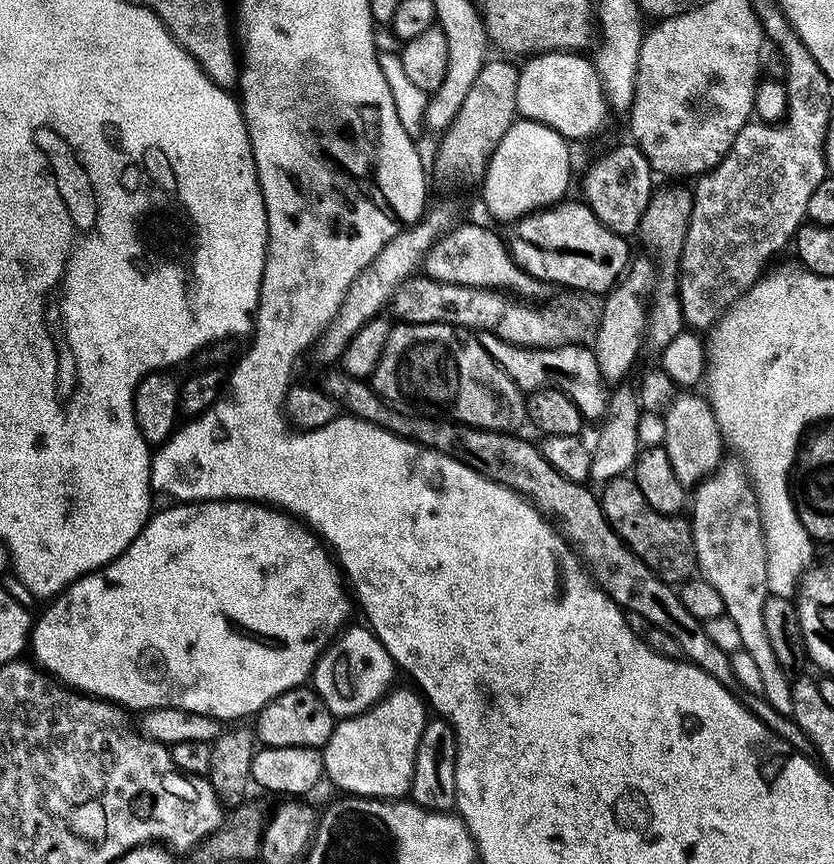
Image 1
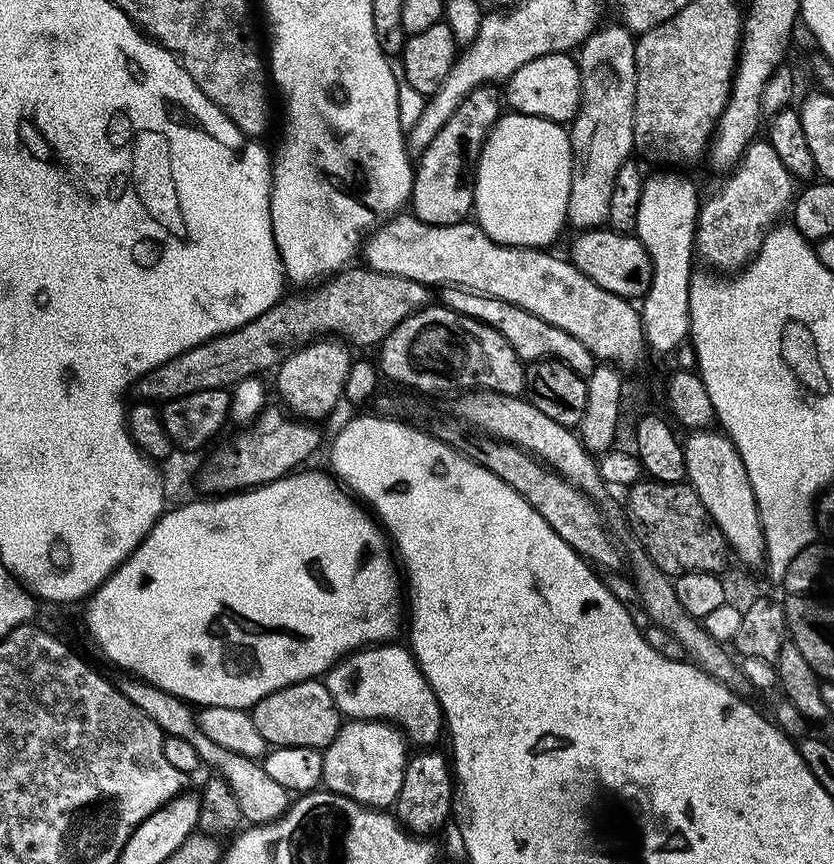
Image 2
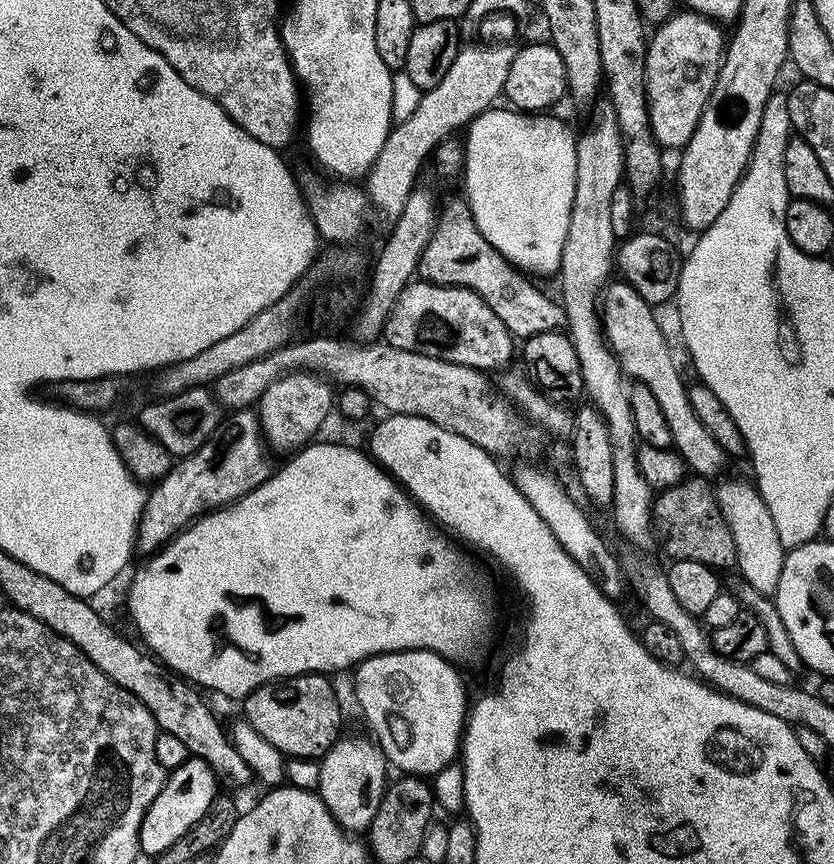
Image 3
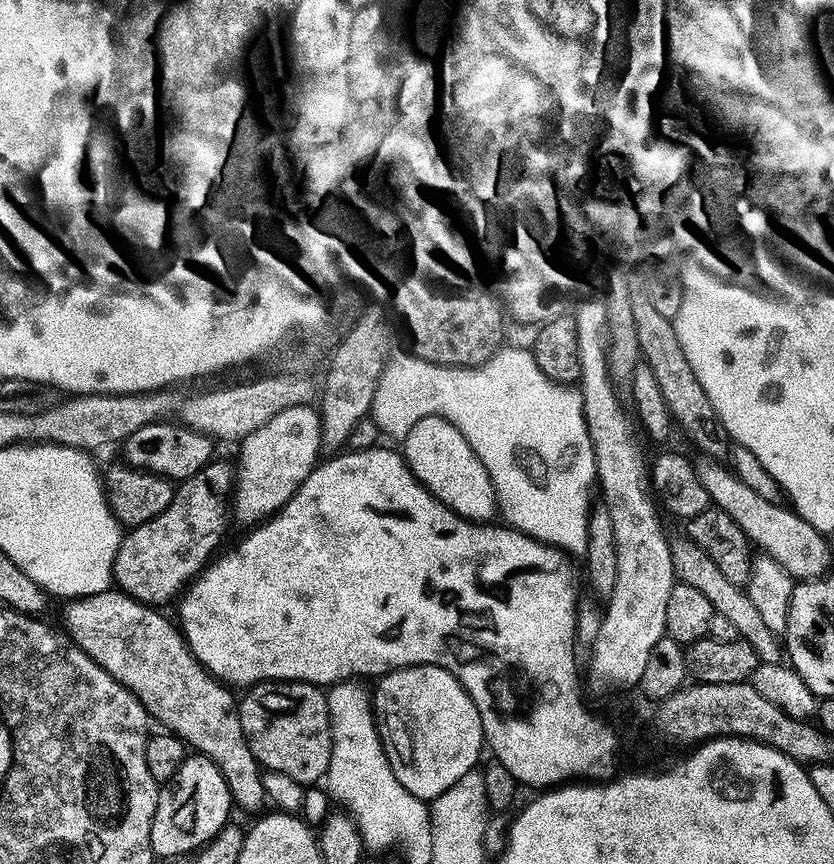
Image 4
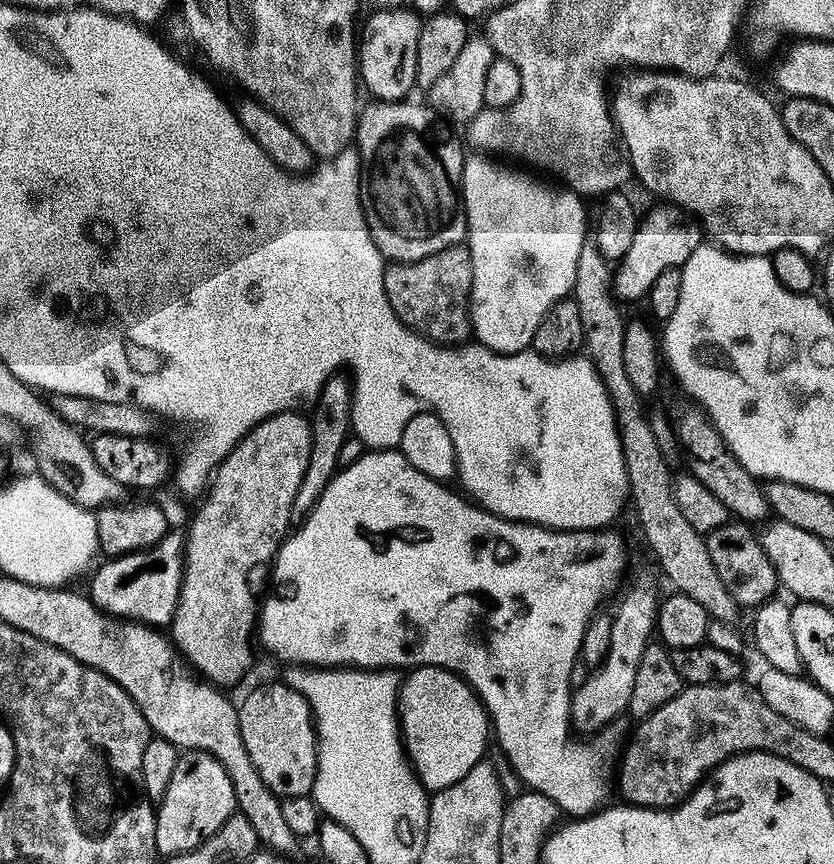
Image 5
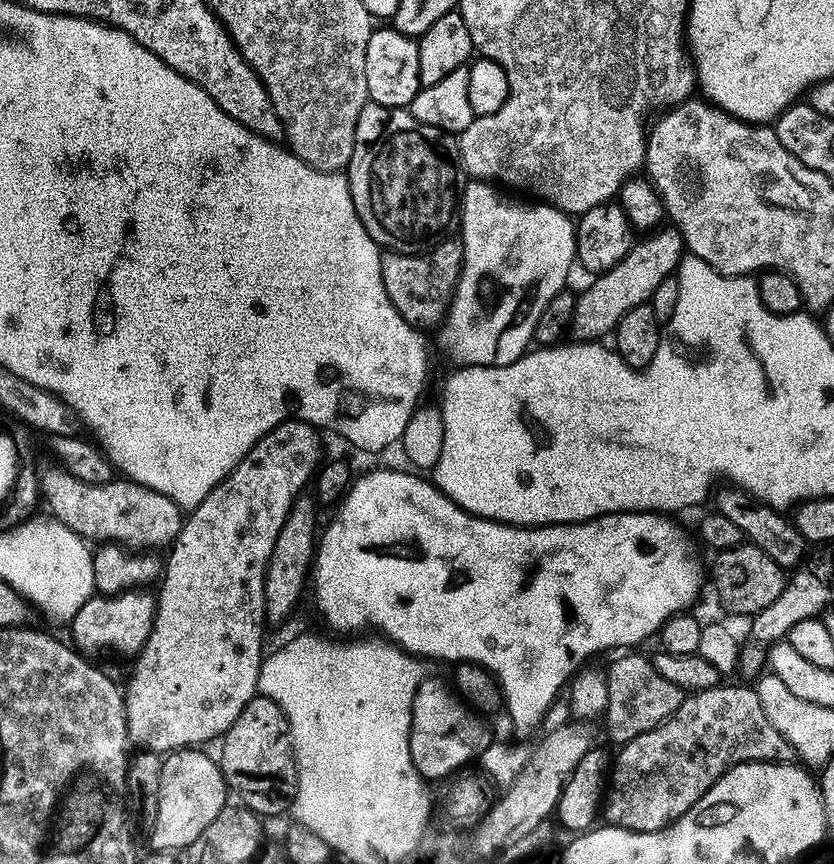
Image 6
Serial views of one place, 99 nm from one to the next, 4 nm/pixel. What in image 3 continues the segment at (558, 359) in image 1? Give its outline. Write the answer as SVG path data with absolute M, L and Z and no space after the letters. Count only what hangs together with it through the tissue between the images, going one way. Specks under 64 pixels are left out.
M463 199L452 200L448 204L448 209L444 213L441 211L438 216L438 223L435 225L432 233L430 243L425 247L422 255L423 263L429 264L432 269L426 273L429 281L437 284L443 284L445 286L456 286L461 282L466 282L467 287L472 291L477 292L480 297L485 300L486 303L494 310L494 314L498 314L498 318L502 318L502 322L516 338L527 338L538 332L543 332L546 325L549 329L560 330L565 327L566 324L566 312L562 307L552 308L552 304L546 297L540 296L536 300L536 305L533 306L530 301L523 300L520 297L520 280L517 269L508 263L507 260L502 257L499 252L488 244L486 238L482 233L476 229L475 220L472 217L471 210L467 203Z

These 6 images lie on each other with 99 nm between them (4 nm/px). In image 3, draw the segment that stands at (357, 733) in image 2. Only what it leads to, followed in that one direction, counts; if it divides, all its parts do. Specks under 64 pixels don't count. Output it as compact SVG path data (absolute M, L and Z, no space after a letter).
M341 737L331 750L324 753L319 763L317 793L341 829L350 834L369 829L388 789L387 757L375 741L366 738Z

